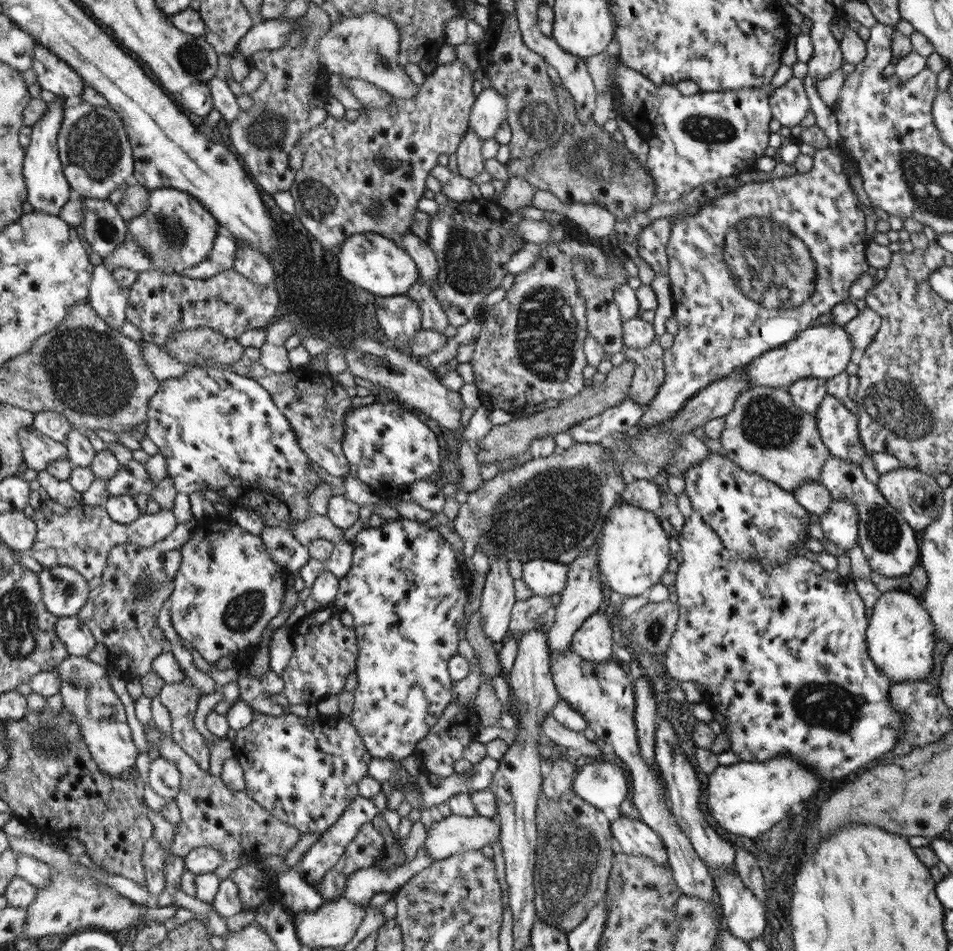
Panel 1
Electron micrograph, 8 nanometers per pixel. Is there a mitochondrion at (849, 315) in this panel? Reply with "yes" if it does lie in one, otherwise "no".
no

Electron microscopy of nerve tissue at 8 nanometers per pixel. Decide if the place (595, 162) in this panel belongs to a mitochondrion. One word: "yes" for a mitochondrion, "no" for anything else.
yes

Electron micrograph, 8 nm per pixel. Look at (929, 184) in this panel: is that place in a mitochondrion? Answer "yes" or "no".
yes

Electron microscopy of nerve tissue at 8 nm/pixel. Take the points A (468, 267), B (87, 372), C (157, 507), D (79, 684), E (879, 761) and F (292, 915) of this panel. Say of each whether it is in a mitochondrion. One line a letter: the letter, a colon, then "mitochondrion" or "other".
A: mitochondrion
B: mitochondrion
C: other
D: mitochondrion
E: other
F: other

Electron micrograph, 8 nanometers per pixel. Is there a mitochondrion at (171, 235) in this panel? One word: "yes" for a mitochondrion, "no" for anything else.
yes

